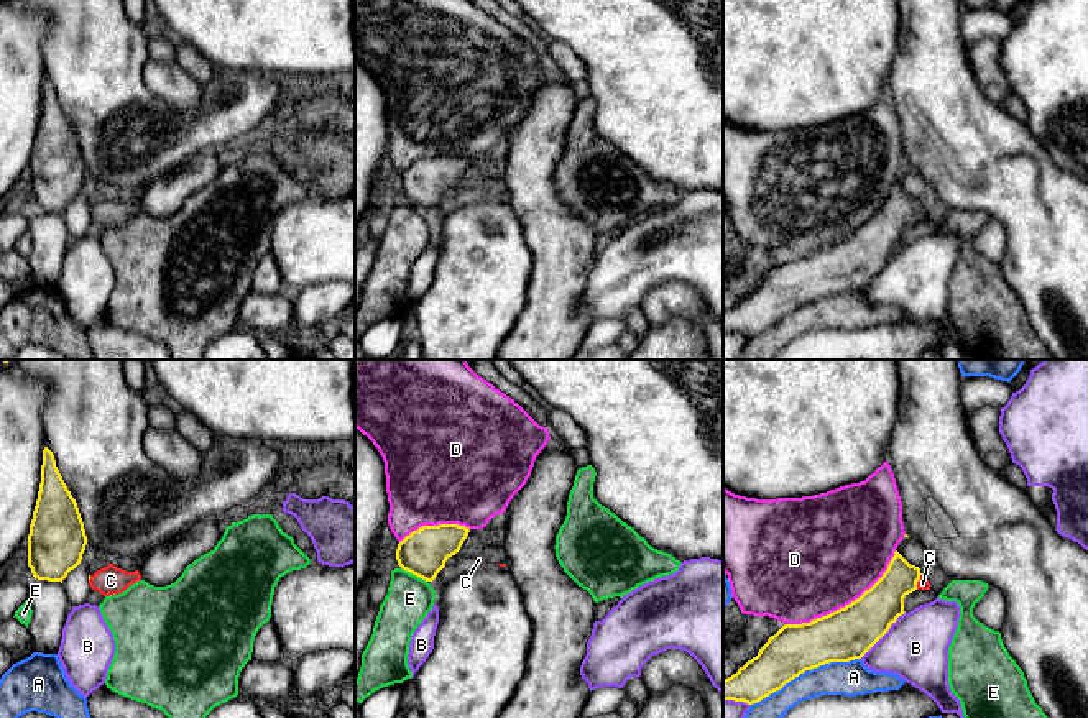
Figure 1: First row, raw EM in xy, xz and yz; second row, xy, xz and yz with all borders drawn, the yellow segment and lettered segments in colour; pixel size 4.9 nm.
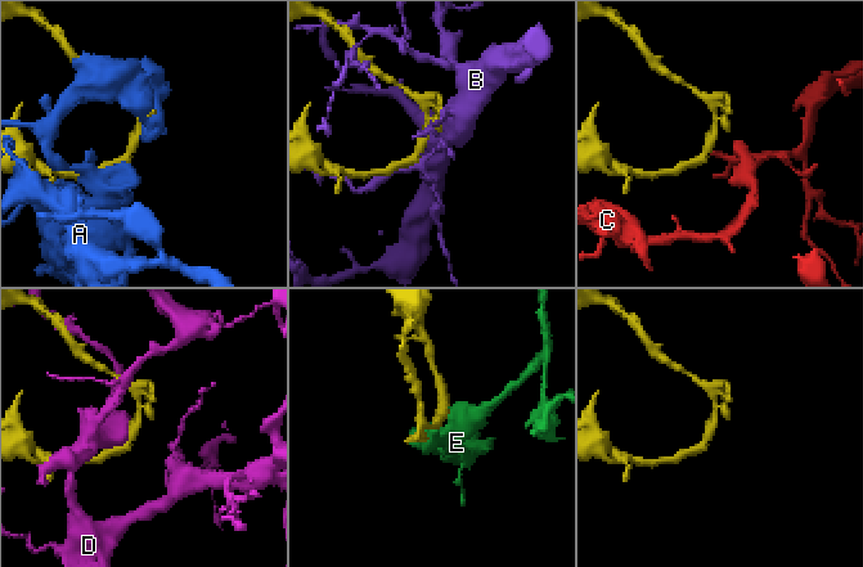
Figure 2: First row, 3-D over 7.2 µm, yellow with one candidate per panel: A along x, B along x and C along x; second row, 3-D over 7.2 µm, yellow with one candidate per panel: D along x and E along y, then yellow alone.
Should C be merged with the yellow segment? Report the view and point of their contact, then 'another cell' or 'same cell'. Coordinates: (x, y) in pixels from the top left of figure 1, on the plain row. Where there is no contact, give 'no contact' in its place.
meets yellow in yz at (917, 212); same cell

